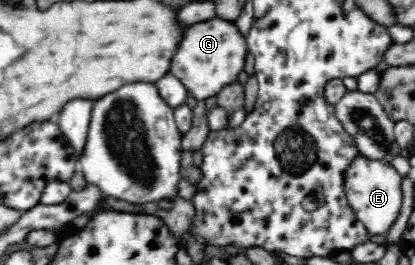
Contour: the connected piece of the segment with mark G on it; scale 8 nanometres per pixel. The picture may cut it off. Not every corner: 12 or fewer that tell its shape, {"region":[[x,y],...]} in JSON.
{"region":[[235,23],[193,24],[171,74],[197,101],[244,70],[248,47]]}

